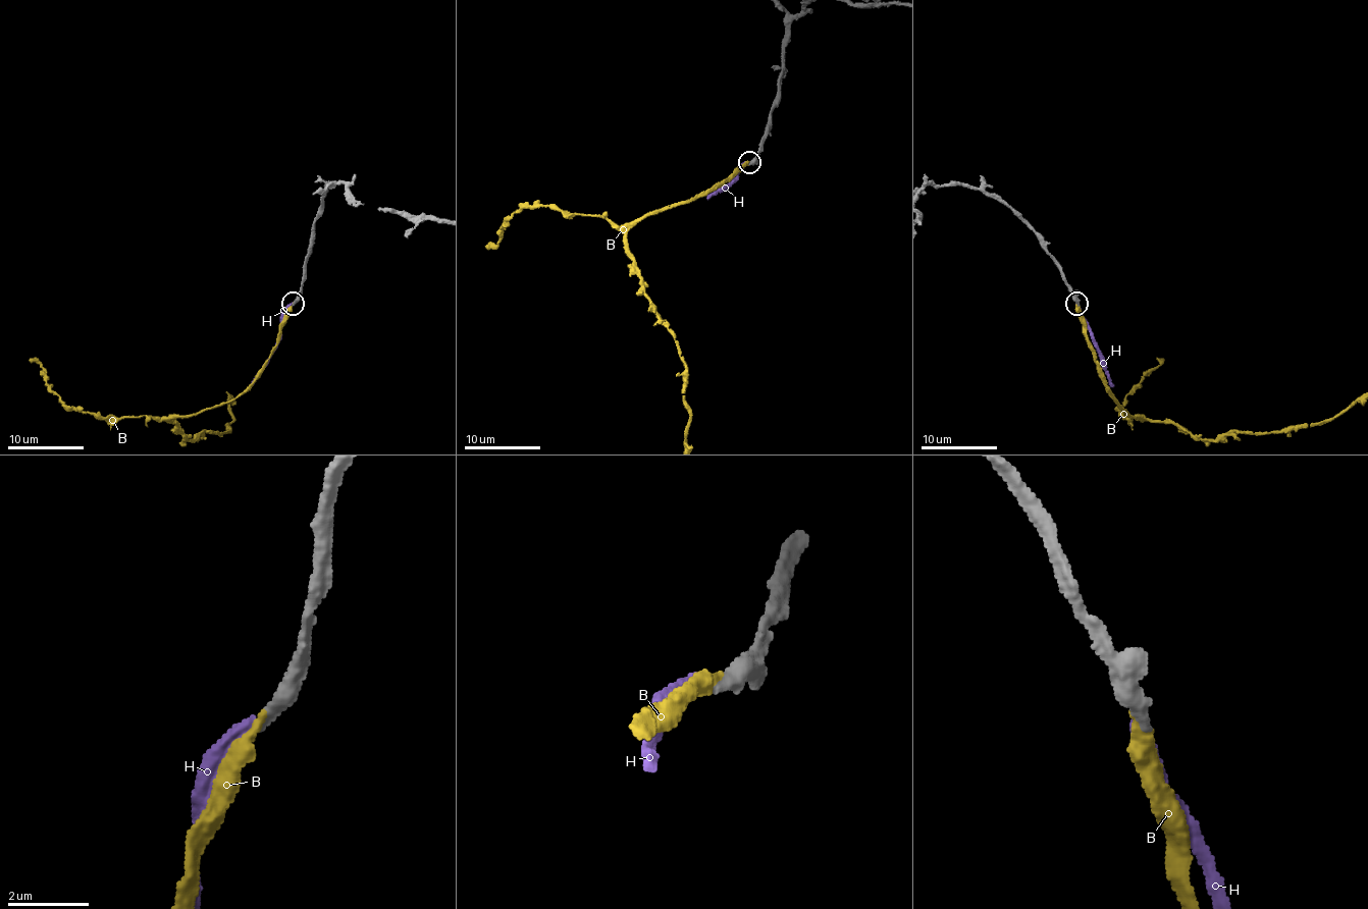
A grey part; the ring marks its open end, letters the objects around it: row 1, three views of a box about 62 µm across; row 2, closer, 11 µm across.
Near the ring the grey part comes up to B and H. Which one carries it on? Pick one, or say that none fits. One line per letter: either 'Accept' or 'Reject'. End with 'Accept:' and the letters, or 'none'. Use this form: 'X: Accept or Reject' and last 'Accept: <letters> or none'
B: Accept
H: Reject
Accept: B

